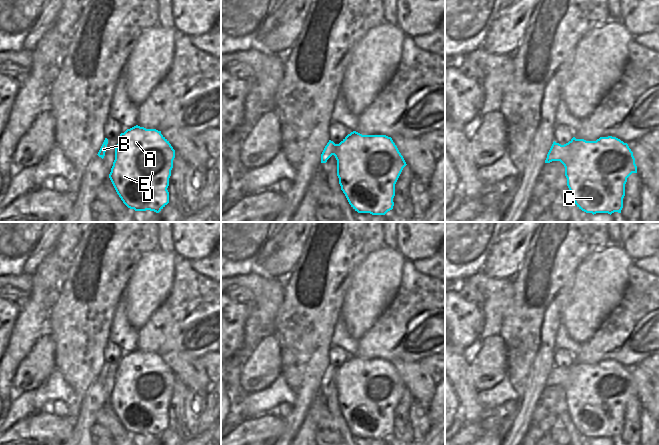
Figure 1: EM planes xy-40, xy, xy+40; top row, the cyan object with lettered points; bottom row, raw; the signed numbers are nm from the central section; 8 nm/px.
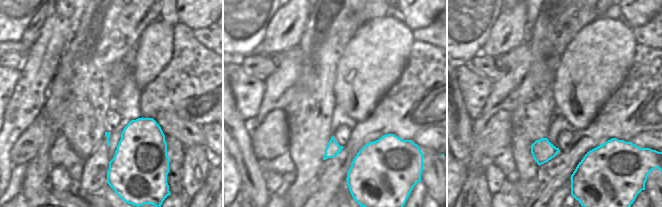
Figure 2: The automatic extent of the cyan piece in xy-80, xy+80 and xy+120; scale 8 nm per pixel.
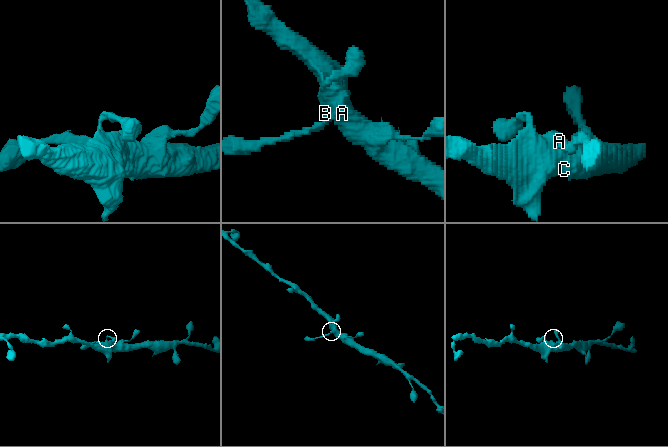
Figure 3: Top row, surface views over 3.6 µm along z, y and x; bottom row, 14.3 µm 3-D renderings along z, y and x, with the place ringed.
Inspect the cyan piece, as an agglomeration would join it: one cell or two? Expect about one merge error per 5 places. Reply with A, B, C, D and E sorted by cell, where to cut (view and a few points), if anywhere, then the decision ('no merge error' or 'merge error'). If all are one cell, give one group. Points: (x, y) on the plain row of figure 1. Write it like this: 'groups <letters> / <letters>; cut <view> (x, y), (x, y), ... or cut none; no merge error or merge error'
groups A B C D E; cut none; no merge error

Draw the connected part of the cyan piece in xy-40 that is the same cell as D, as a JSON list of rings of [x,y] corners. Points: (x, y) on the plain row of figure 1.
[[[136,349],[121,357],[109,402],[123,427],[135,435],[159,437],[169,427],[167,412],[174,382],[175,374],[161,355]]]

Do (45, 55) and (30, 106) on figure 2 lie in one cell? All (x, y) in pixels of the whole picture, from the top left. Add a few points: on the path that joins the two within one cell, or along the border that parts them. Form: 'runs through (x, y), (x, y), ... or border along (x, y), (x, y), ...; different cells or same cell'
runs through (39, 68), (30, 93); same cell

